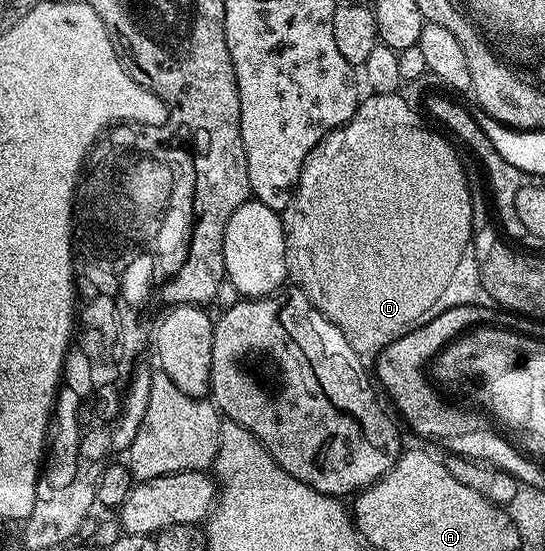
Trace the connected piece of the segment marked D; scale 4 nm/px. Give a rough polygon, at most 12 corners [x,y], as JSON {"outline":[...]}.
{"outline":[[364,97],[281,212],[290,281],[364,360],[473,240],[460,151]]}

